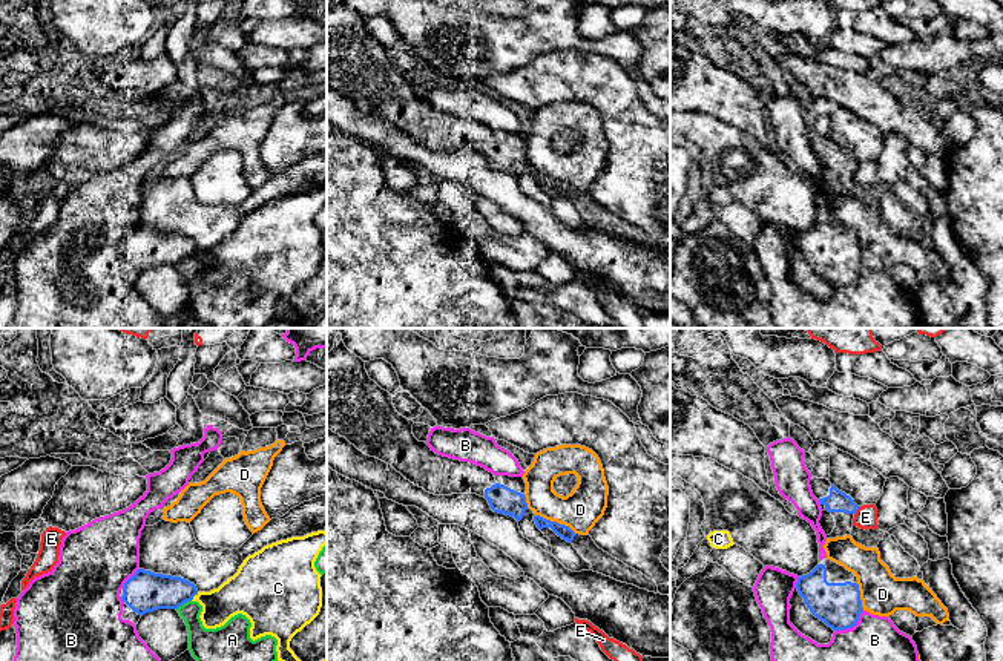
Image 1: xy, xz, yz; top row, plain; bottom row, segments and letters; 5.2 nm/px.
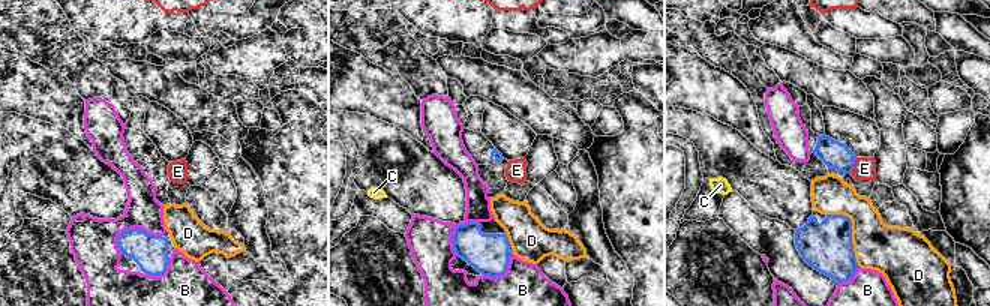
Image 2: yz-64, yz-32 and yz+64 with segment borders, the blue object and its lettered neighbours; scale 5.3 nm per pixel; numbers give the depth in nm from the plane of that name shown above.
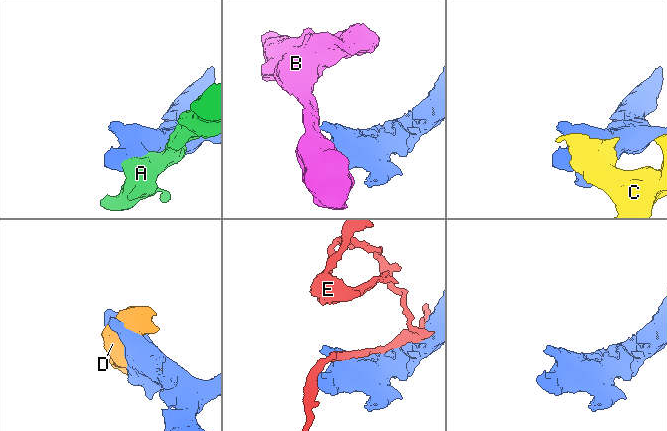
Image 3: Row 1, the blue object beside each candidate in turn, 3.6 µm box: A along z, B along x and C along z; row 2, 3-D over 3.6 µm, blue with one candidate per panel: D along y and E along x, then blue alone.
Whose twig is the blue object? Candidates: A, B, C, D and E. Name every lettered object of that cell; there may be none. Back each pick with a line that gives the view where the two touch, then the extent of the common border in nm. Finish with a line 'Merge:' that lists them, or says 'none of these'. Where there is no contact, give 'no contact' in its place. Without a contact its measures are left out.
Merge: none of these

